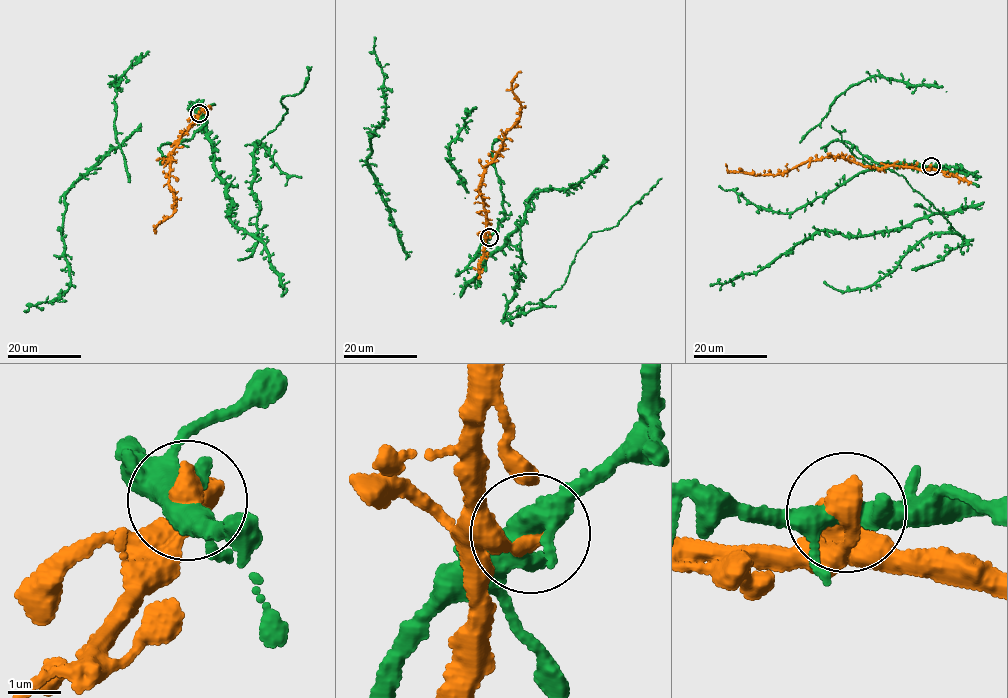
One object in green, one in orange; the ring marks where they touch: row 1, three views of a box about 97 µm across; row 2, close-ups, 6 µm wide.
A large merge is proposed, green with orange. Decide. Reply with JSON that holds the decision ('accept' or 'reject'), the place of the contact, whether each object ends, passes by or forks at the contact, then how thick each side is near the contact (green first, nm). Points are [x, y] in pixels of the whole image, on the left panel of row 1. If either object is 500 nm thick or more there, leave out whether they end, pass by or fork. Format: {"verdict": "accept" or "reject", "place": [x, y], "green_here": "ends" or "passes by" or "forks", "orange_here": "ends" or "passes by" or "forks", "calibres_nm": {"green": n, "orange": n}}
{"verdict": "accept", "place": [199, 113], "green_here": "forks", "orange_here": "ends", "calibres_nm": {"green": 380, "orange": 460}}

